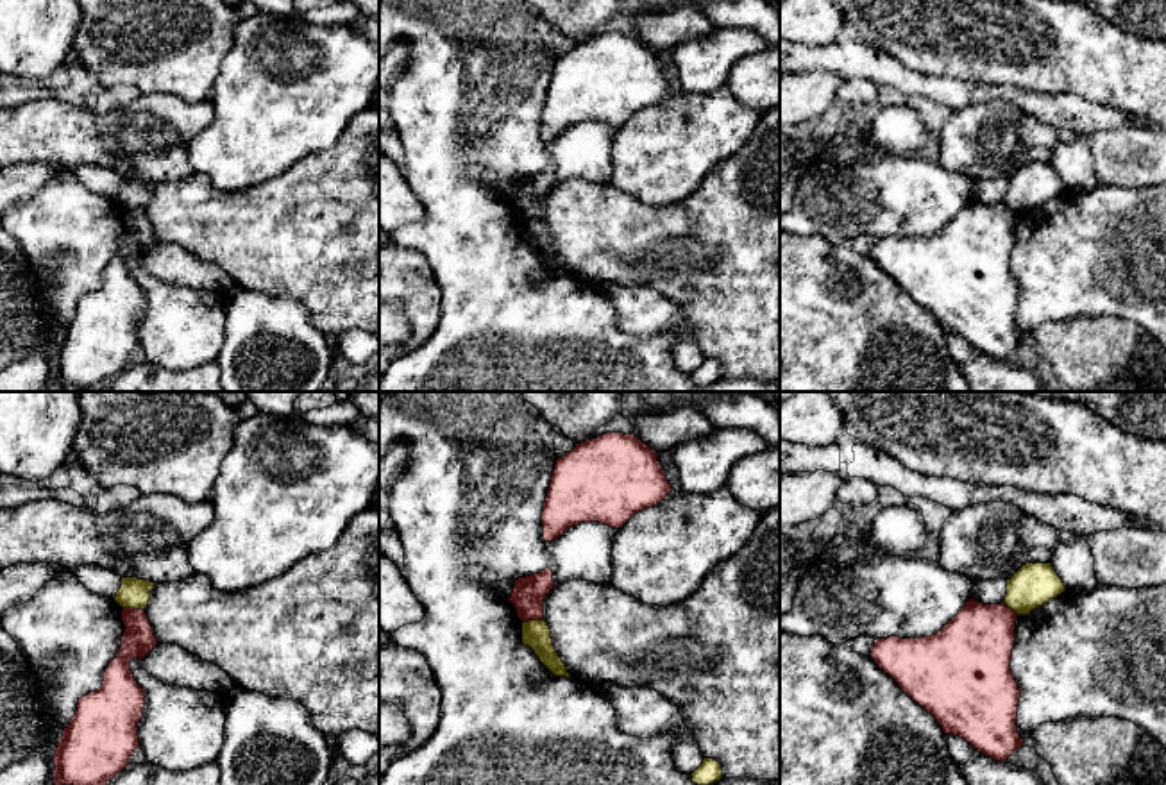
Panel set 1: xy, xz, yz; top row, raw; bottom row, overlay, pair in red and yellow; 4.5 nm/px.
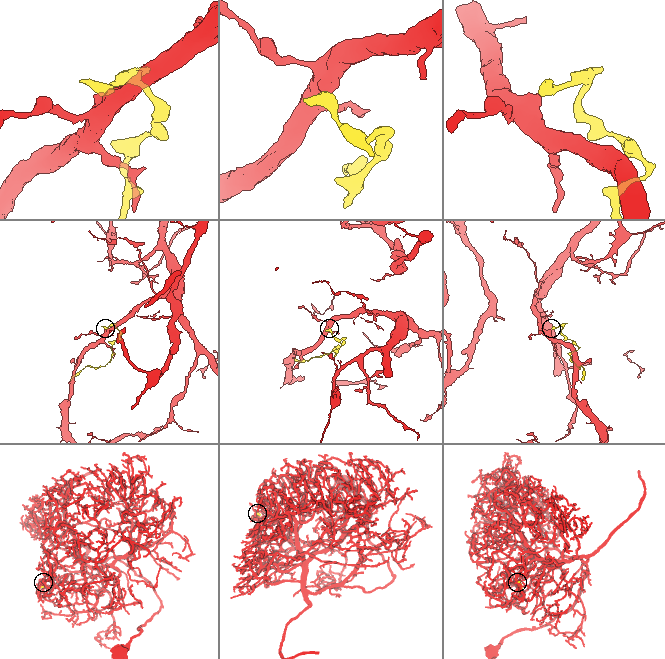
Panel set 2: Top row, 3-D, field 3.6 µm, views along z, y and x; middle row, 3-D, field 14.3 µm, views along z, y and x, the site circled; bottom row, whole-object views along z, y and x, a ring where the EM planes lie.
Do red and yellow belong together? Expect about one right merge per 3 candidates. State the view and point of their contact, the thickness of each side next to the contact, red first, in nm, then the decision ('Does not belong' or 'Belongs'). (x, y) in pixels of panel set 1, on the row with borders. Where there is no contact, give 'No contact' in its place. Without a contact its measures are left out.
Touches red at xy (133, 608). Thickness 150 nm (red) against 130 nm. Does not belong

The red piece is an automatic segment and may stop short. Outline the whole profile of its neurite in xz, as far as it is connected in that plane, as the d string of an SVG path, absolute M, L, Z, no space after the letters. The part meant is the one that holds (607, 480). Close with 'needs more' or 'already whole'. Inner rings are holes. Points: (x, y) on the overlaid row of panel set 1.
M606 433L576 443L553 470L542 511L544 540L553 542L581 522L619 529L671 490L658 452L635 435Z | already whole

